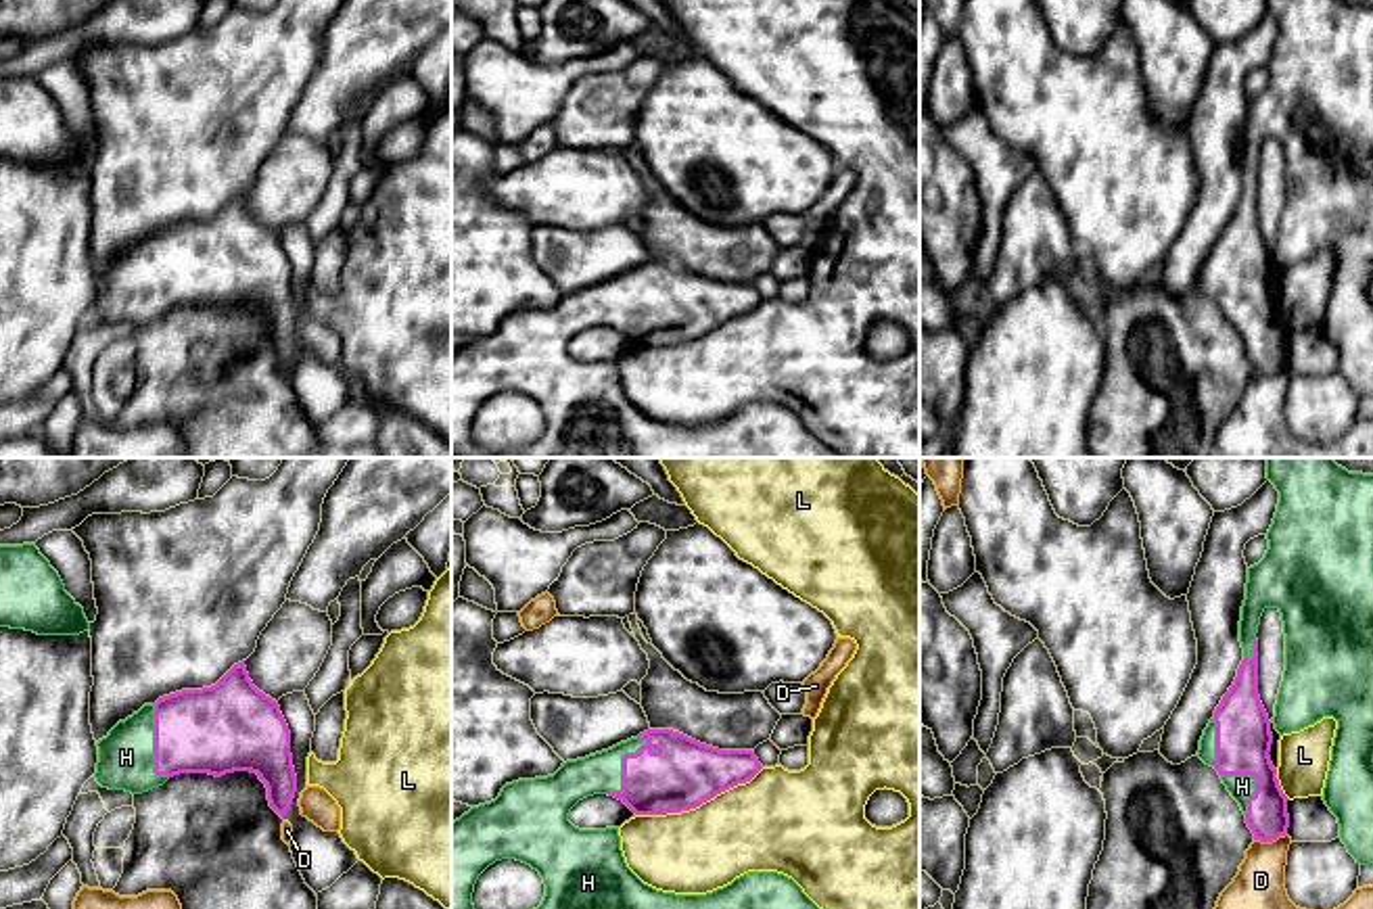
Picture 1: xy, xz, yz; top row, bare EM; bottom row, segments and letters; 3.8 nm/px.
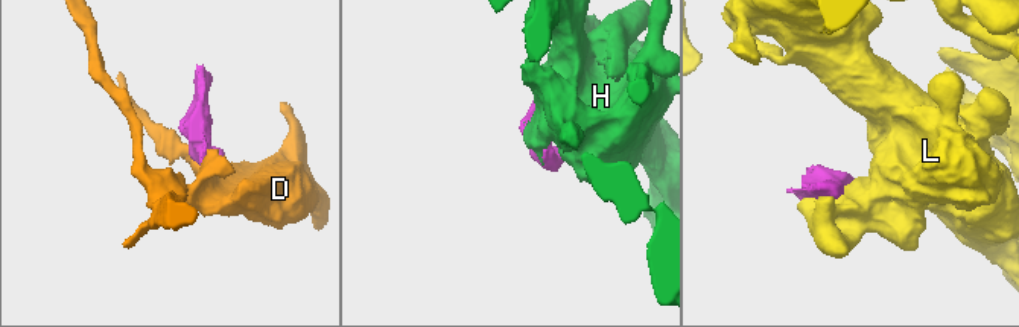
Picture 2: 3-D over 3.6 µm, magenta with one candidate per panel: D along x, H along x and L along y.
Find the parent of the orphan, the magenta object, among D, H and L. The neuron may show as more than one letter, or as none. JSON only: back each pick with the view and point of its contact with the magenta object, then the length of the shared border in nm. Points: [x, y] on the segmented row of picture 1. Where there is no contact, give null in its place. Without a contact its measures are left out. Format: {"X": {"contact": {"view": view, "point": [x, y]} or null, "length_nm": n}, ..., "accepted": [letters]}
{"H": {"contact": {"view": "xz", "point": [623, 767]}, "length_nm": 260}, "accepted": ["H"]}

